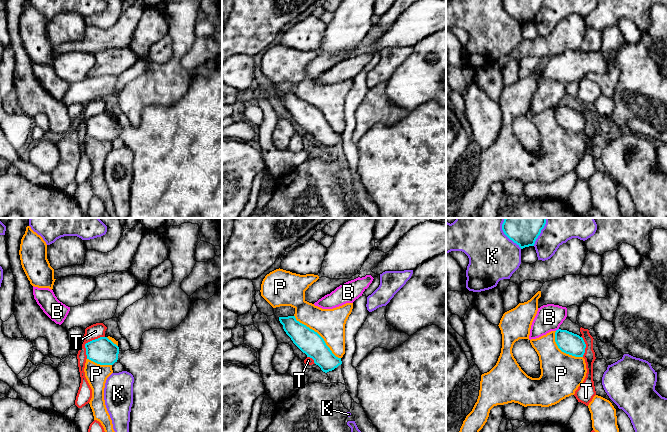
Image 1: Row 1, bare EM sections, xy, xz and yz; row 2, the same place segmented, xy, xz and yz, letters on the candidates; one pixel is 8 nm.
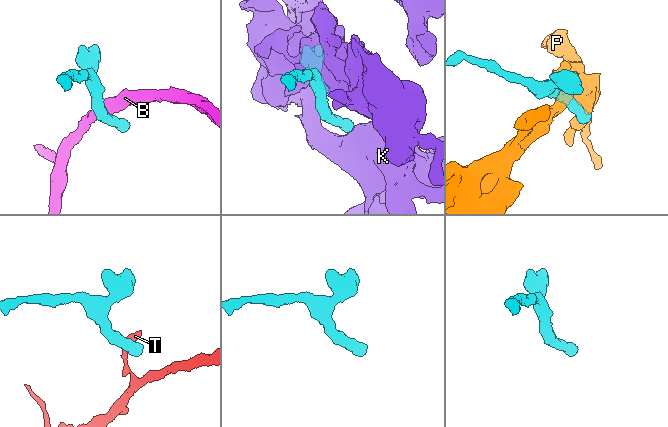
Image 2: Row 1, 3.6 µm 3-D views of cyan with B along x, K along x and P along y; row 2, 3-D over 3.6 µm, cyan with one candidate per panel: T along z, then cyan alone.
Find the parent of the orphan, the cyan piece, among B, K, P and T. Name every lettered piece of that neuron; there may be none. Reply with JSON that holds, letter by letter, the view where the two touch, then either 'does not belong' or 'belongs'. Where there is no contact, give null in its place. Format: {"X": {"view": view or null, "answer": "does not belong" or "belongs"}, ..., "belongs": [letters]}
{"B": {"view": "yz", "answer": "does not belong"}, "K": {"view": "yz", "answer": "does not belong"}, "P": {"view": "xz", "answer": "does not belong"}, "T": {"view": "xy", "answer": "does not belong"}, "belongs": []}

